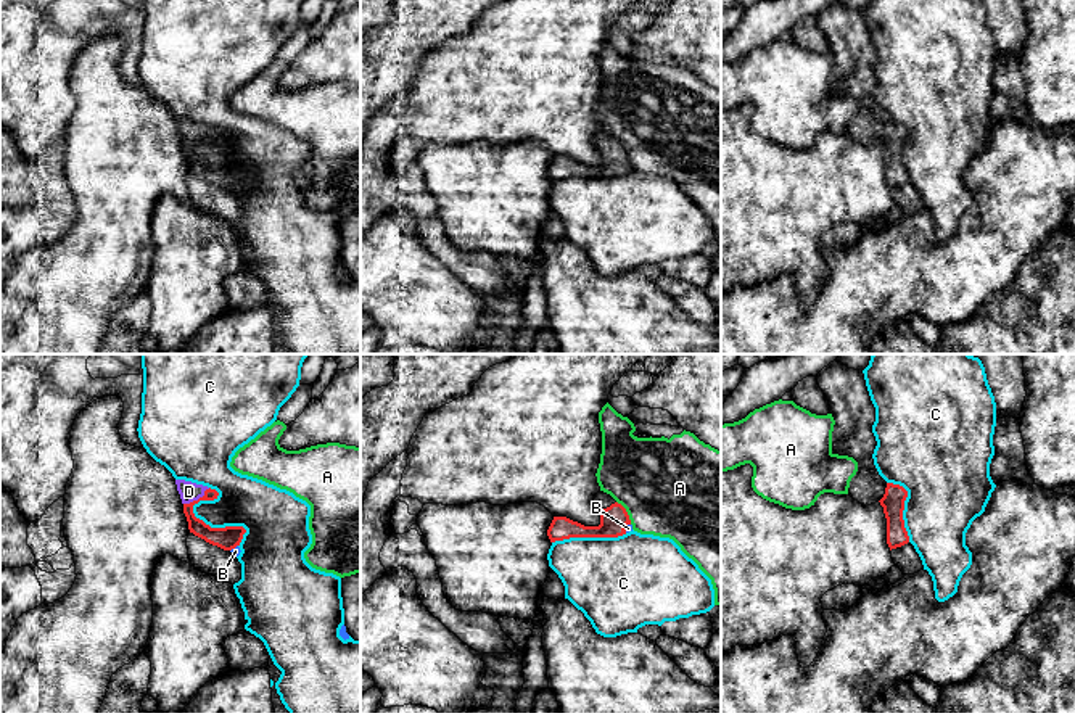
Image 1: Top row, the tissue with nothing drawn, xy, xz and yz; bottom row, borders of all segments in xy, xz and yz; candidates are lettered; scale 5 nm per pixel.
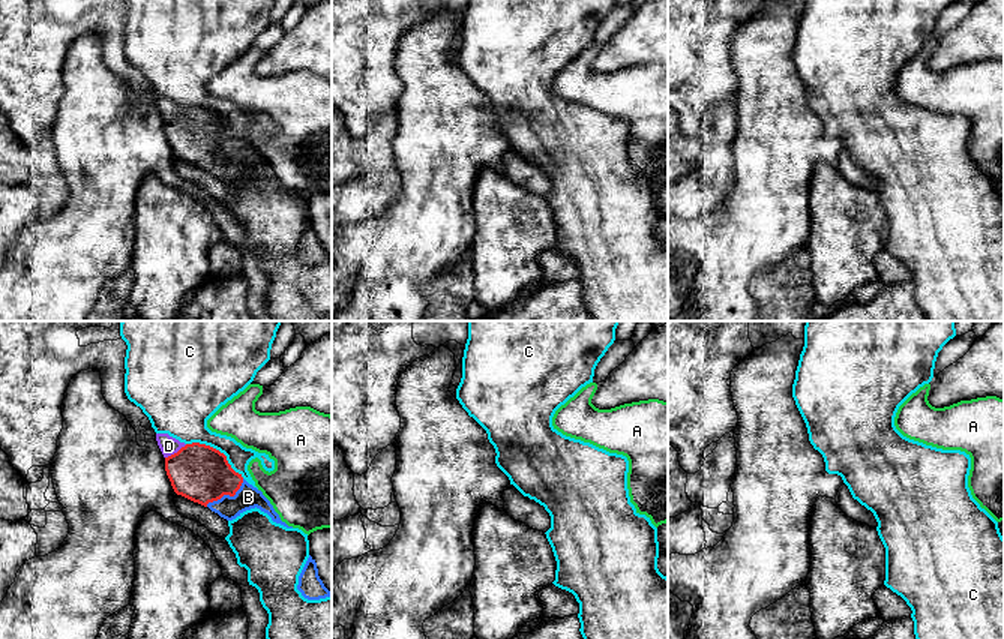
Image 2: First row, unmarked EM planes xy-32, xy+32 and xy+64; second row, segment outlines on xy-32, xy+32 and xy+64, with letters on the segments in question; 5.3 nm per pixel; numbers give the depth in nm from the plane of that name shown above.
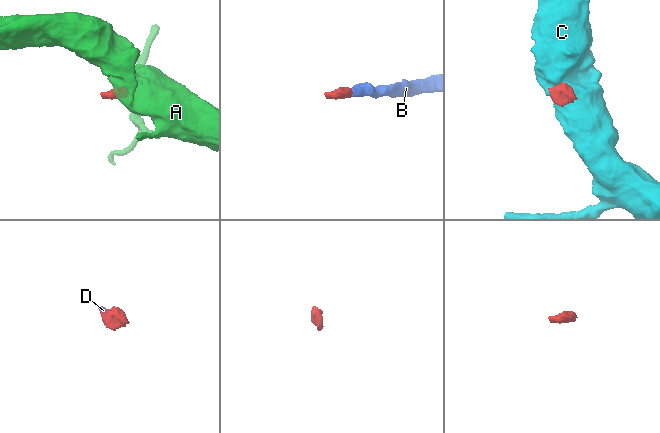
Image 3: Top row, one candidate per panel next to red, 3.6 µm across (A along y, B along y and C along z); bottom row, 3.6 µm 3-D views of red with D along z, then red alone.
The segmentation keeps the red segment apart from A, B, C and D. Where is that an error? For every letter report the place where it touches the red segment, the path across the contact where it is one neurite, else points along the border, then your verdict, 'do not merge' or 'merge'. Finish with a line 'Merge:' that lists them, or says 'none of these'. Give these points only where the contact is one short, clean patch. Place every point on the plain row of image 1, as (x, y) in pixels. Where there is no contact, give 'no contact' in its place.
A: meets red in xz at (626, 152); border along xz (617, 140), (625, 148), (631, 163); do not merge
B: meets red in xz at (625, 166); runs through xz (613, 158), (625, 166), (628, 168); merge
C: meets red in xy at (205, 163); border along xy (210, 126), (193, 153), (242, 166), (238, 185); do not merge
D: meets red in xy at (198, 139); merge
Merge: B, D

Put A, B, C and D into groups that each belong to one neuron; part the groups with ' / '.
A / B D / C

